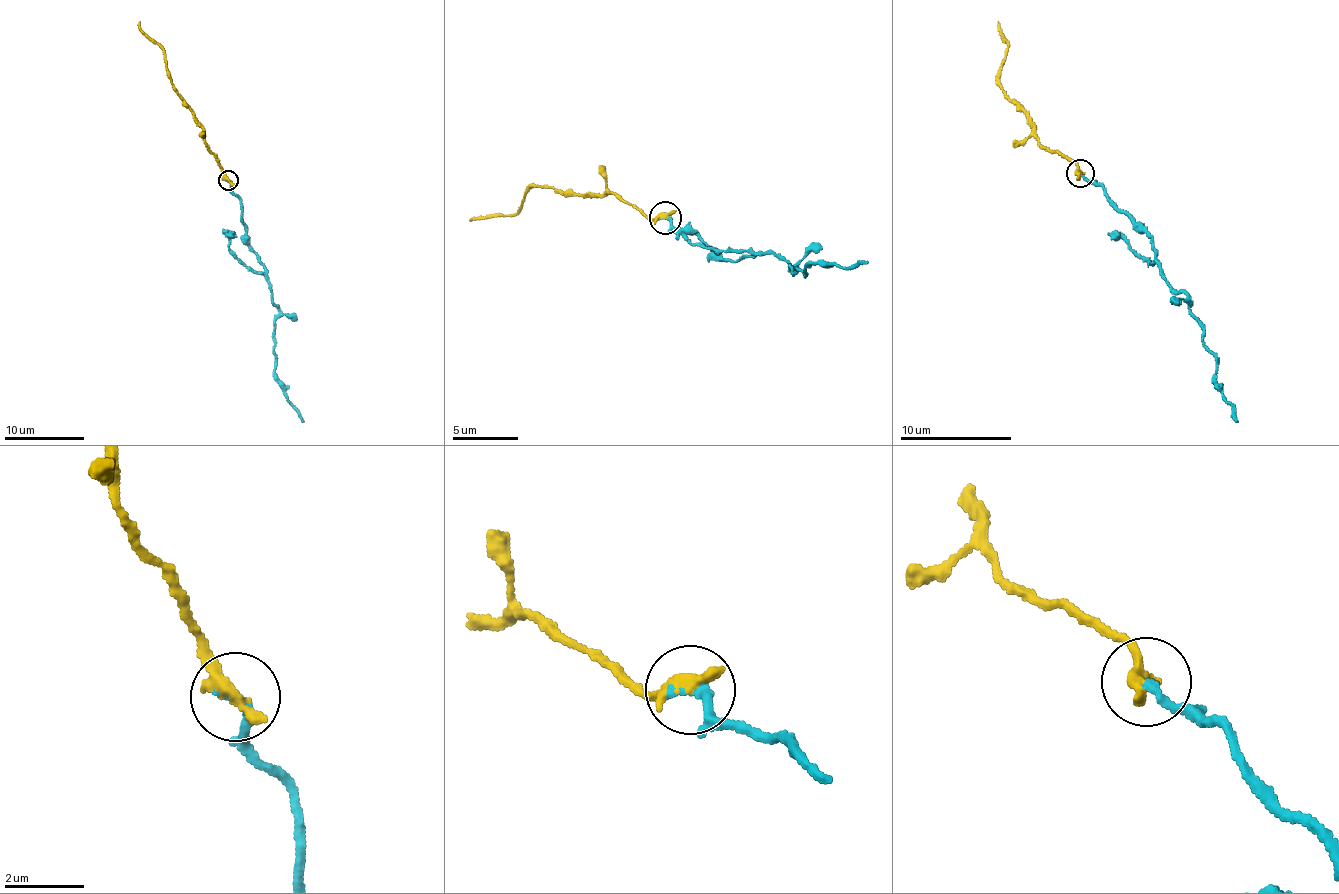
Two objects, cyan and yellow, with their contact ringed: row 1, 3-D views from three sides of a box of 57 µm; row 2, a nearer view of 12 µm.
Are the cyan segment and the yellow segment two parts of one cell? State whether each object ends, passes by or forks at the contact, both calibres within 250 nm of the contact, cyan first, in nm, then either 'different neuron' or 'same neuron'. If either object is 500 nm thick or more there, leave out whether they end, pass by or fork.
cyan ends; yellow ends; calibres 280 and 440 nm; different neuron

